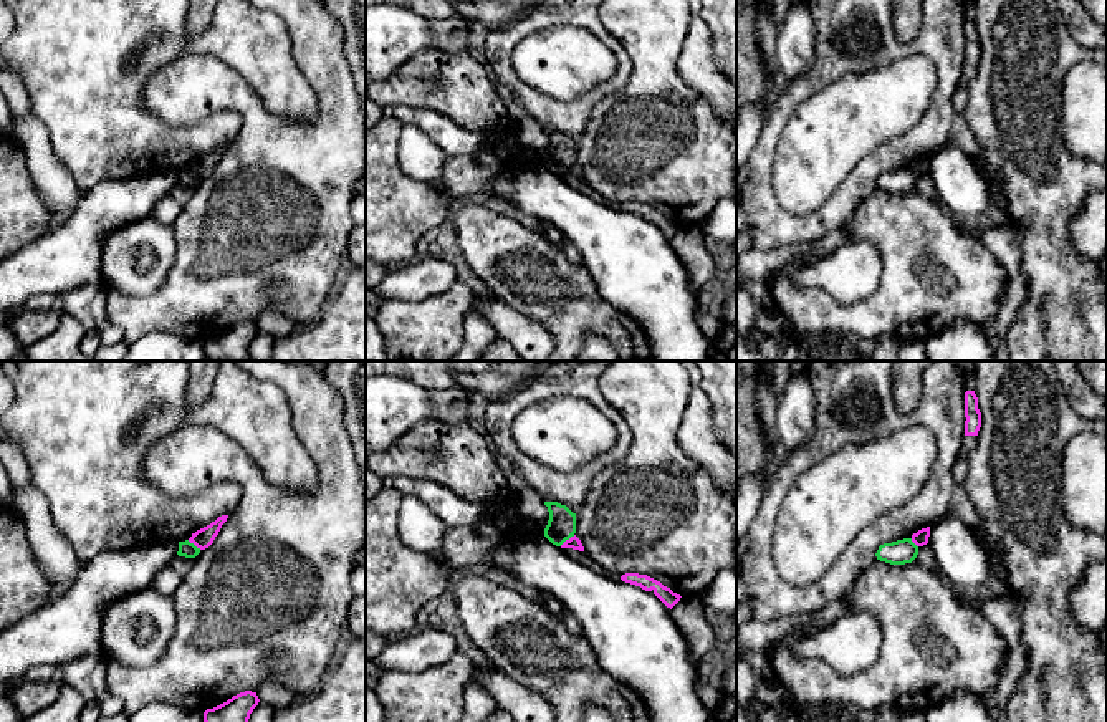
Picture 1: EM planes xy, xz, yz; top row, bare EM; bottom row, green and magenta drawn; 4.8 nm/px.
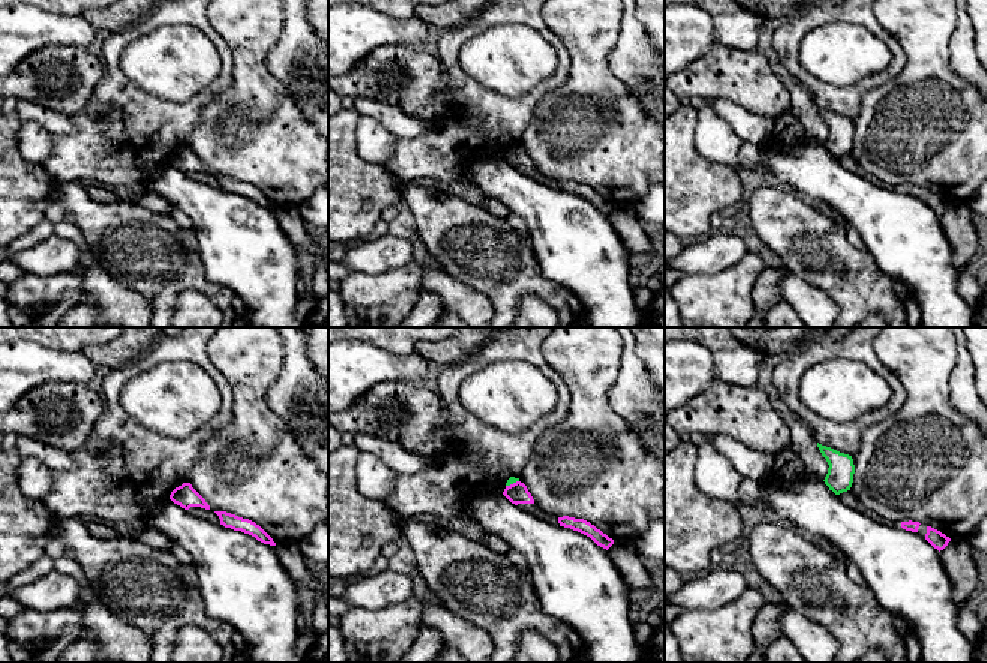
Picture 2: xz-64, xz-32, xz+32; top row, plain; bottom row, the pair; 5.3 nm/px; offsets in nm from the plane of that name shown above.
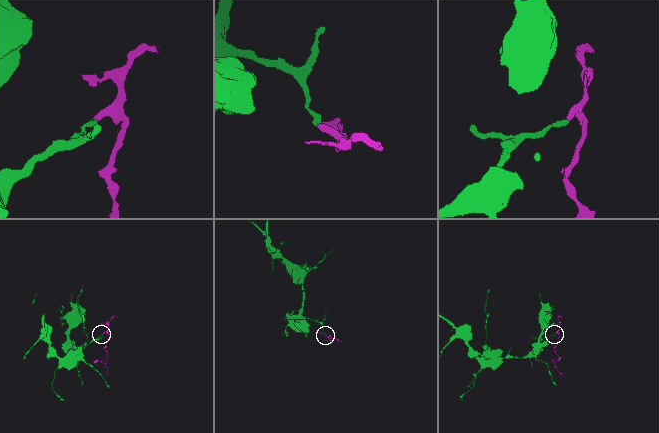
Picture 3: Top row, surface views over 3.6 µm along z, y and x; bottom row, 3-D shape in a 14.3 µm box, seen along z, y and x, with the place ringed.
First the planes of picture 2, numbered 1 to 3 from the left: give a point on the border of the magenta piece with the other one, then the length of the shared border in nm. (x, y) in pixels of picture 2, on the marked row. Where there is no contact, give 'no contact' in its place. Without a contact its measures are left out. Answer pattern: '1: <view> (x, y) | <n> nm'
1: no contact
2: xz-32 (512, 483) | 80 nm
3: no contact

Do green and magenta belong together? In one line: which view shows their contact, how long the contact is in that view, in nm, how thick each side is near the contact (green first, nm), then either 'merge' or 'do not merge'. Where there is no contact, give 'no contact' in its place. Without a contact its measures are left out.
meets green in xz; contact 90 nm long; 140 nm thick on the green side, 60 nm on the other; do not merge

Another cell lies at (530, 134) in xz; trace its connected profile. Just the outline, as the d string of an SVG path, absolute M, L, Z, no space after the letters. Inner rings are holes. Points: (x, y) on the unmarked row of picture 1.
M510 94L505 96L506 123L516 141L525 147L541 156L548 146L548 136L543 128L525 111L525 108Z

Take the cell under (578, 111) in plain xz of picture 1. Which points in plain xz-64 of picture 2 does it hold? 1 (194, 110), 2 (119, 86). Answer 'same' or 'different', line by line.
1: same
2: same

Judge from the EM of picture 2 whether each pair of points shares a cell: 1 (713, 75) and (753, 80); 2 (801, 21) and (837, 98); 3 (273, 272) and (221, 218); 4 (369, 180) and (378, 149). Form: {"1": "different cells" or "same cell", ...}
{"1": "same cell", "2": "same cell", "3": "same cell", "4": "different cells"}

